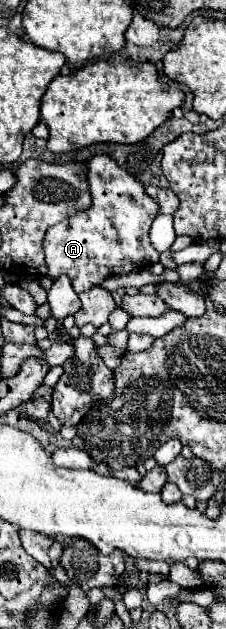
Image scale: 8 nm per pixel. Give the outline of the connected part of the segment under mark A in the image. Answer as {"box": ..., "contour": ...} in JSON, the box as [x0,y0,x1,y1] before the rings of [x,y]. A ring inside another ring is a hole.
{"box":[44,154,160,294],"contour":[[[98,154],[88,160],[86,168],[92,208],[88,212],[78,212],[78,216],[72,216],[70,220],[54,224],[44,238],[48,278],[56,280],[66,274],[78,294],[110,276],[128,274],[156,264],[160,256],[148,238],[158,204],[144,192],[144,186],[114,164],[114,160],[106,154]]]}

